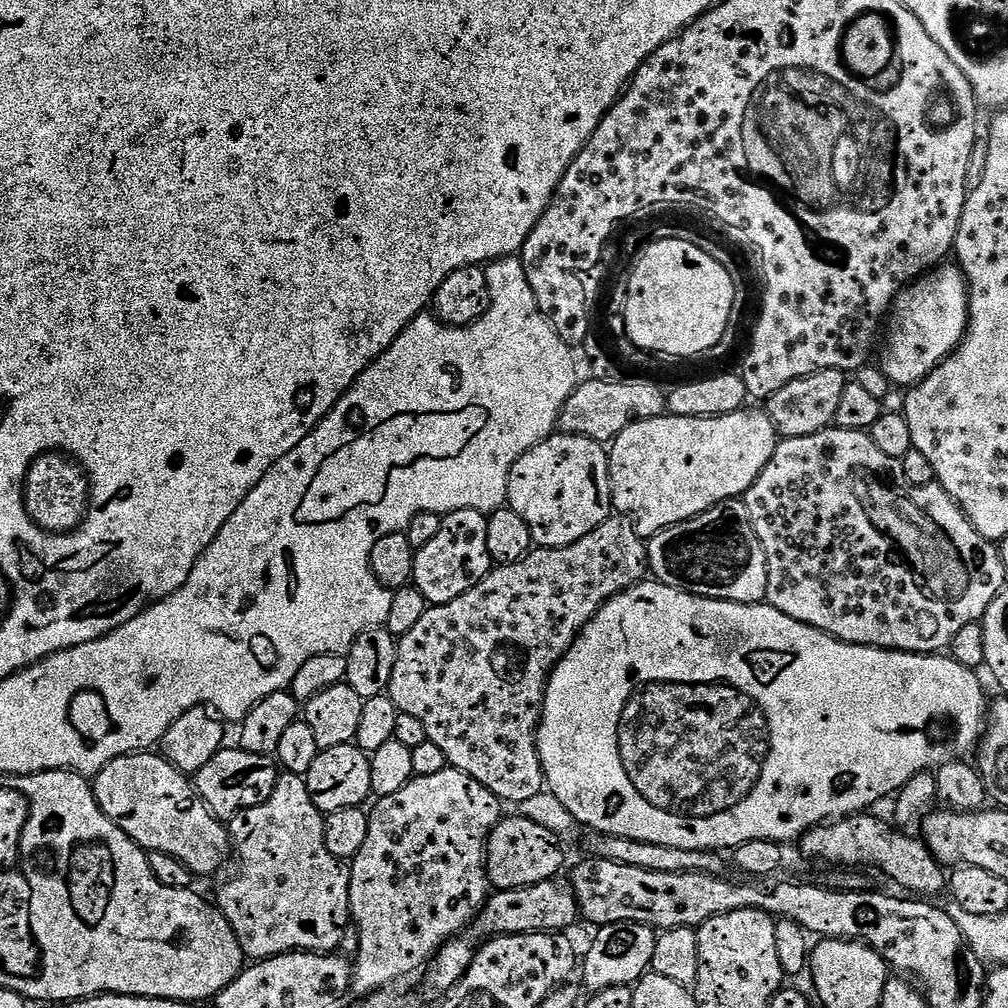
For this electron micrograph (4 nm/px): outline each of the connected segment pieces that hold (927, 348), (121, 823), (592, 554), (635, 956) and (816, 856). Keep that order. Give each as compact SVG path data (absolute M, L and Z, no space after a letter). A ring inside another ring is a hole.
M937 266L903 288L886 324L888 341L879 367L893 385L911 386L931 374L953 352L968 329L968 282L959 267Z
M152 750L134 752L131 756L119 756L107 764L94 778L96 801L125 834L145 850L170 854L178 858L192 871L193 877L212 876L230 860L230 837L228 829L218 817L205 806L196 794L196 785L185 773L180 772L163 755Z
M613 514L608 517L602 526L598 526L590 534L586 534L578 542L561 548L533 547L524 559L513 564L502 564L493 567L487 578L478 582L466 594L454 598L445 604L433 604L422 614L422 618L404 636L399 637L396 646L396 661L394 662L394 674L388 683L387 696L394 702L396 709L410 718L418 718L422 726L426 726L428 740L434 742L434 746L442 749L446 754L449 765L460 772L470 774L486 790L490 790L502 802L508 800L512 806L518 806L526 802L526 798L534 798L534 794L545 791L544 767L540 765L540 750L537 744L537 733L540 731L540 715L544 712L544 695L548 689L548 678L556 669L556 663L570 650L572 643L576 641L580 631L592 620L594 614L607 600L614 598L619 592L634 587L649 575L648 545L645 537L638 534L638 530L626 516Z
M614 922L595 929L592 949L582 956L584 984L589 993L601 992L610 986L634 986L648 975L654 958L657 929L638 922Z
M857 814L855 816L841 816L831 822L825 822L814 826L804 833L799 841L798 847L804 856L809 856L812 860L825 860L828 866L860 866L856 864L878 864L882 871L893 880L900 888L905 888L905 893L915 894L920 898L936 898L940 891L946 888L946 872L939 860L933 856L928 845L923 839L912 836L903 836L900 832L895 832L888 824L883 824L872 814Z

